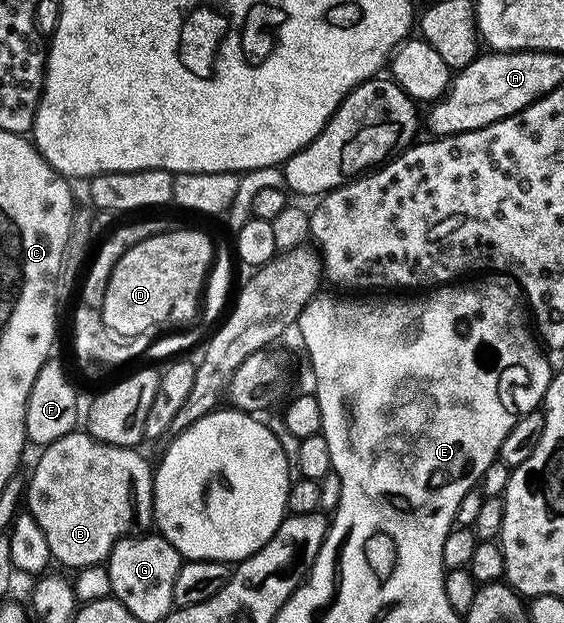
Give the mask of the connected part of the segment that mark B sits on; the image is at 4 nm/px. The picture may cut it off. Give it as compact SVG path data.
M74 429L71 434L60 436L52 444L41 447L38 463L28 474L25 489L25 509L40 524L44 540L48 540L50 557L62 566L71 566L77 572L85 566L105 563L118 539L134 532L142 532L154 521L154 476L152 466L142 454L129 446L113 446L96 440L88 432Z

